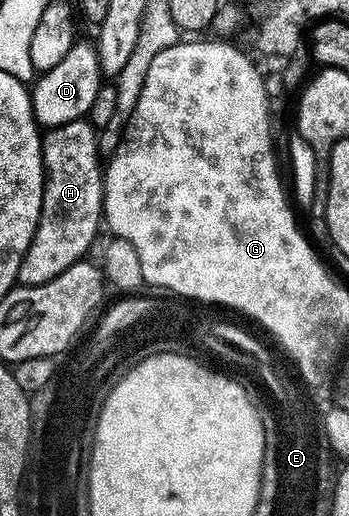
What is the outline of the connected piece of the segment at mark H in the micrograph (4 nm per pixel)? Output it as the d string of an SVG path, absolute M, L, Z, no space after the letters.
M88 119L71 121L70 123L62 123L58 127L48 129L42 137L44 143L44 198L42 199L42 211L38 219L38 227L34 231L34 239L30 243L30 247L26 251L26 255L22 259L22 267L18 267L17 282L22 285L41 285L42 283L50 283L50 279L54 279L58 275L62 275L62 271L66 271L66 267L70 267L76 261L81 260L85 256L84 253L96 241L96 232L99 231L100 225L102 229L102 210L104 208L104 179L102 176L102 154L98 144L98 129Z

